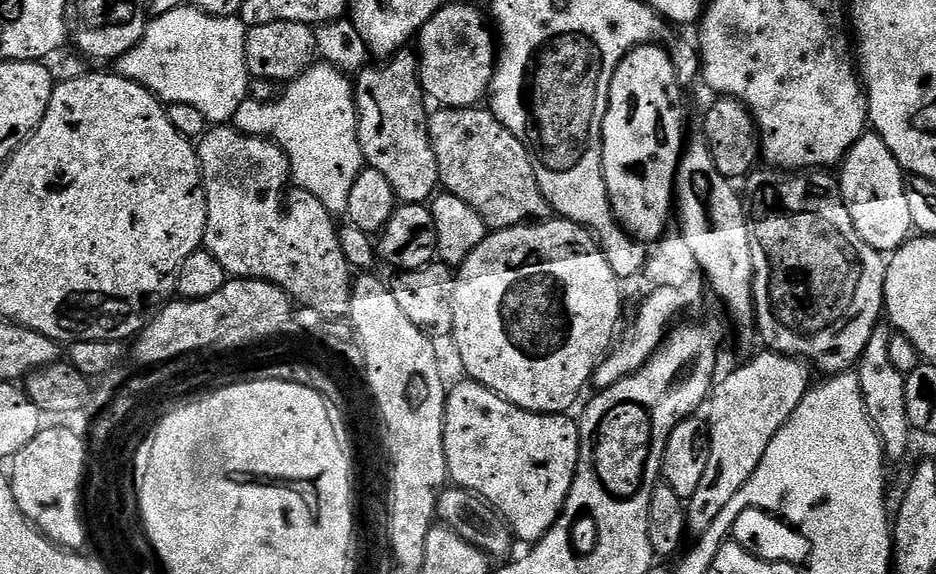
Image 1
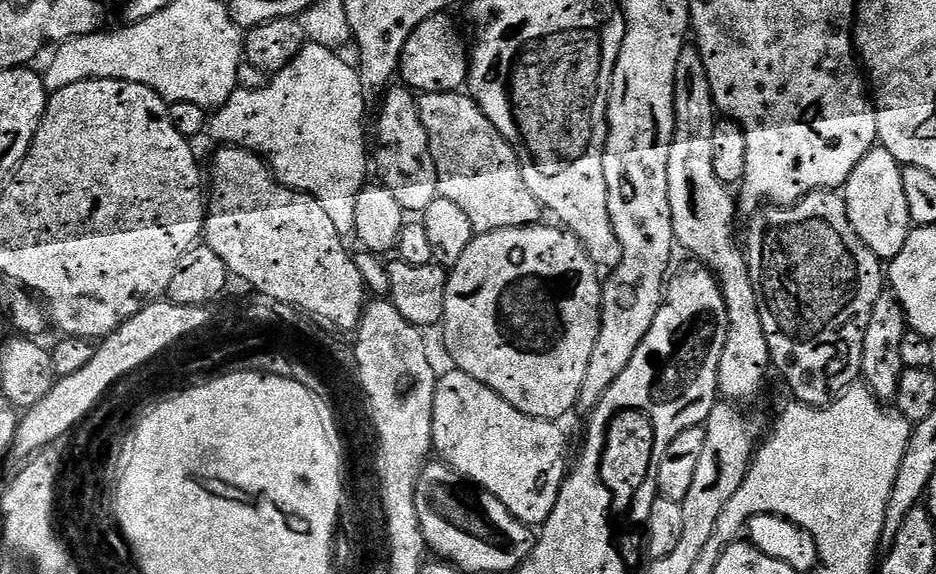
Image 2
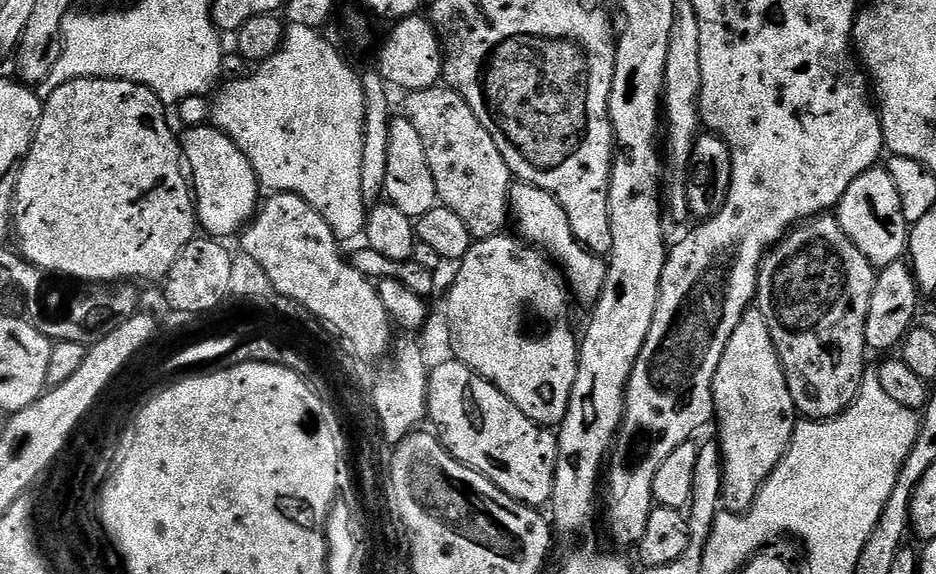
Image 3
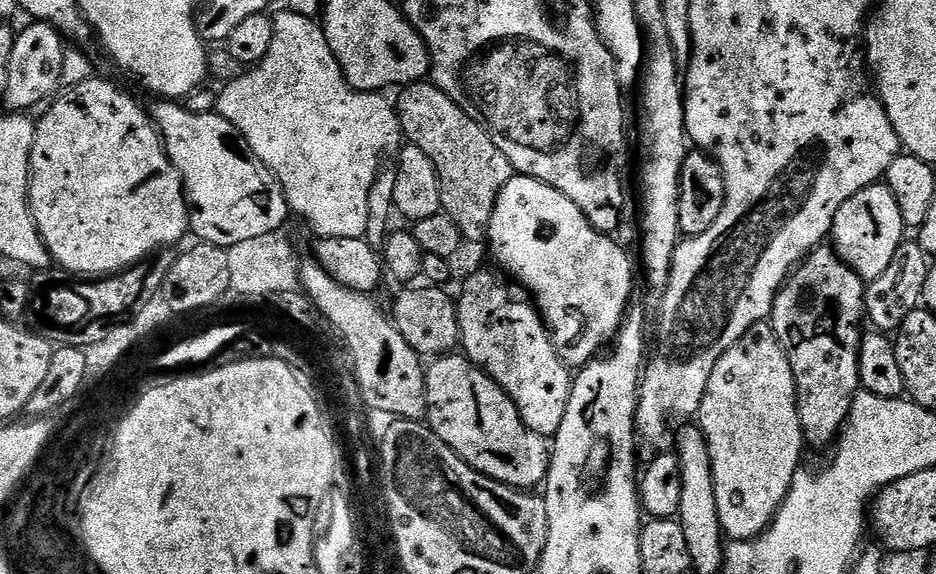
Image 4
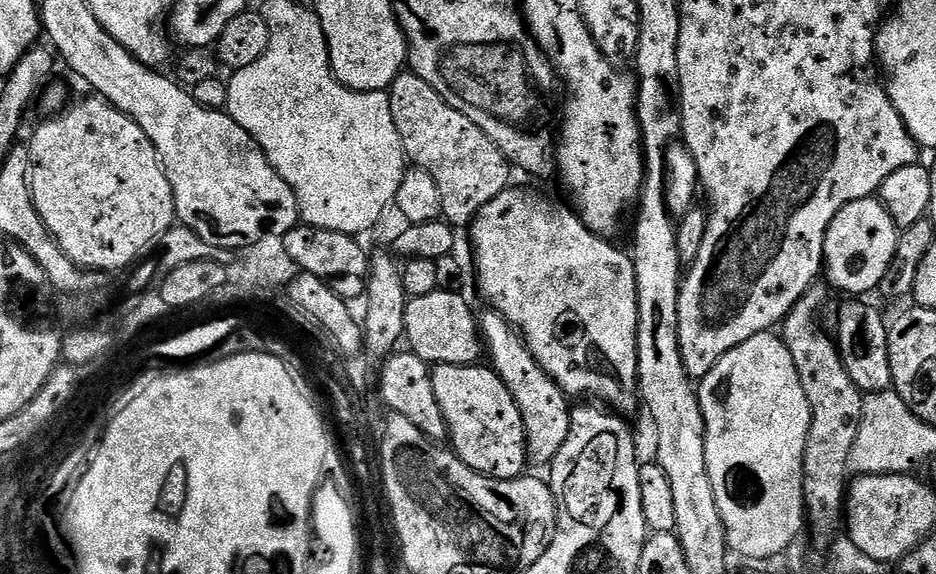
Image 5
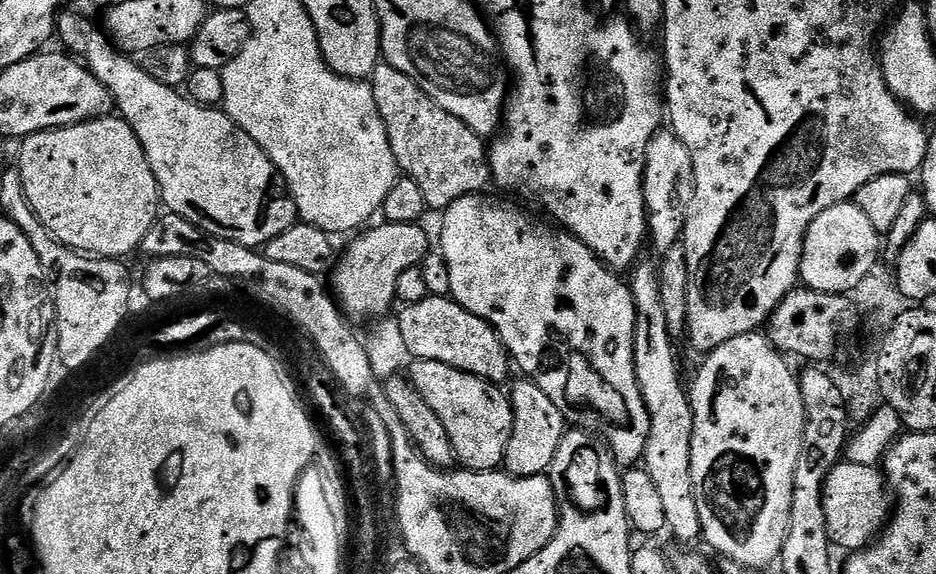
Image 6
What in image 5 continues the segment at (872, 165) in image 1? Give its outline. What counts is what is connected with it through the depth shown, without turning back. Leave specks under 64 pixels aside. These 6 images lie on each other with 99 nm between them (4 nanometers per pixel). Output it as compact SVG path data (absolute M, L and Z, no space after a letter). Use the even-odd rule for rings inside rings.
M879 199L850 202L824 232L822 268L826 276L828 272L827 283L833 289L836 287L848 292L844 294L874 291L879 284L885 283L896 253L897 239L897 226Z

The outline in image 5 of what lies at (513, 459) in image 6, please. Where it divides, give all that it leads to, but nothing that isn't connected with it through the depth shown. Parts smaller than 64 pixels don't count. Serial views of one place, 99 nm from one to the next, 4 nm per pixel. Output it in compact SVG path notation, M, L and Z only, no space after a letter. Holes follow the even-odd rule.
M484 310L484 313L479 313L478 335L482 341L483 351L492 359L492 371L500 375L500 380L506 386L506 390L510 390L522 416L527 463L551 465L558 450L562 450L562 442L566 442L568 437L569 397L541 370L525 347L520 333L497 312Z

